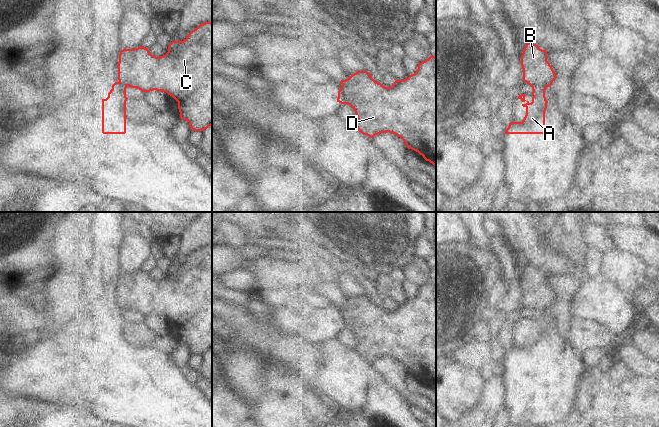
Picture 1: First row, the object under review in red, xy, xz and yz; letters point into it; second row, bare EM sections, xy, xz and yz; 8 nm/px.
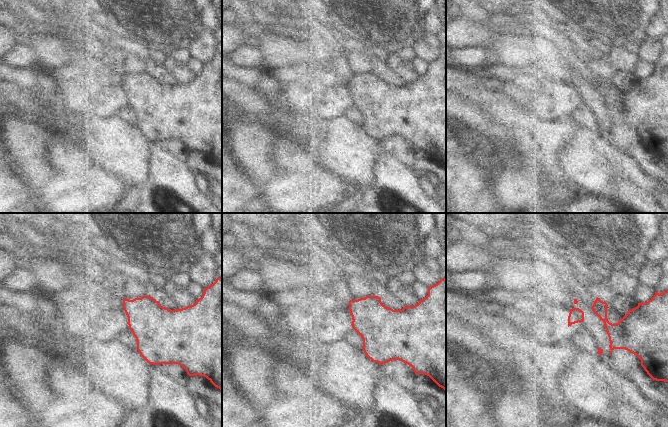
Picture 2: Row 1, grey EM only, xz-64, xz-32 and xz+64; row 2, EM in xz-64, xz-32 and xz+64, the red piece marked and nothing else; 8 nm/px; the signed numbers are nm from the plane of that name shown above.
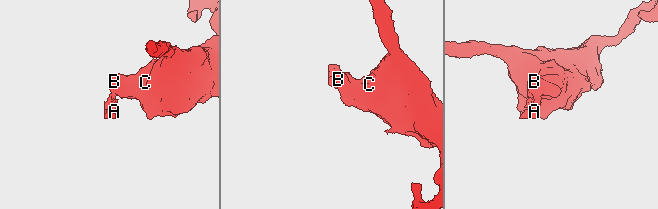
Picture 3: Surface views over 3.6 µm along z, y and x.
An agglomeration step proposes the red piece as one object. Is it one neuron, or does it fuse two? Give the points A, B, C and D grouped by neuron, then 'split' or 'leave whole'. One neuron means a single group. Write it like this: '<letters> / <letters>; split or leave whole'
A / B C D; split

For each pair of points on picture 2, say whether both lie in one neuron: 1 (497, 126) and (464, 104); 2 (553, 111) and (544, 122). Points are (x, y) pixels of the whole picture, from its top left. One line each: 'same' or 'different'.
1: same
2: different

